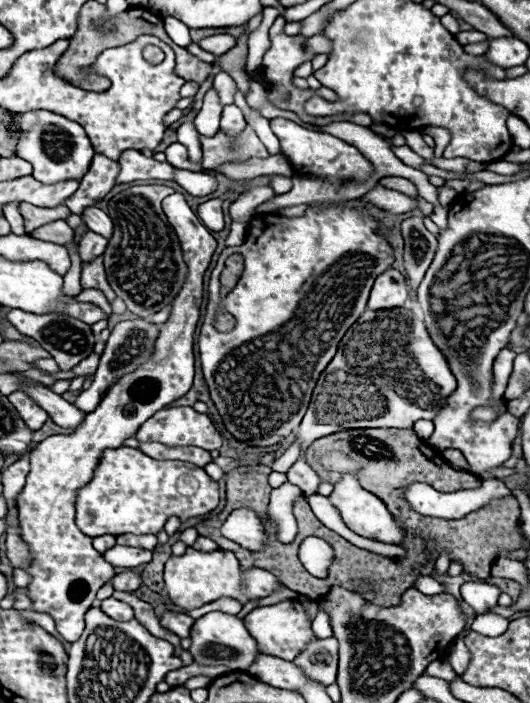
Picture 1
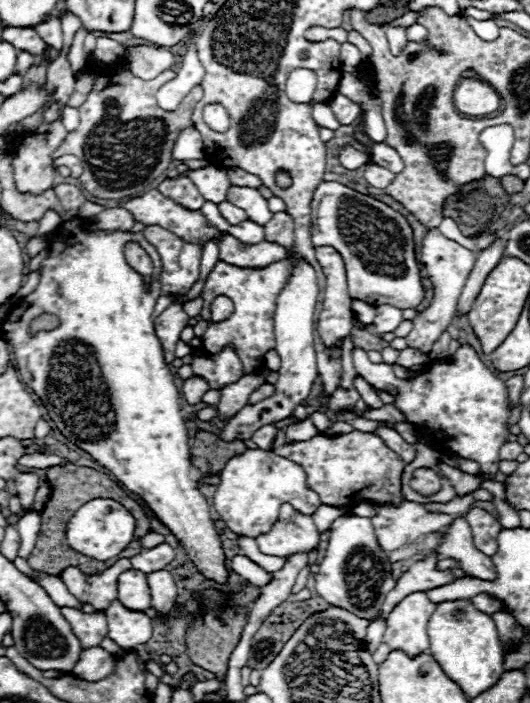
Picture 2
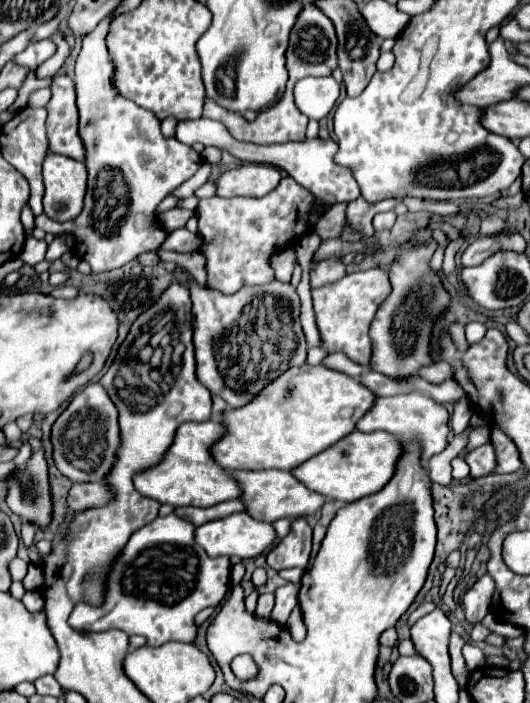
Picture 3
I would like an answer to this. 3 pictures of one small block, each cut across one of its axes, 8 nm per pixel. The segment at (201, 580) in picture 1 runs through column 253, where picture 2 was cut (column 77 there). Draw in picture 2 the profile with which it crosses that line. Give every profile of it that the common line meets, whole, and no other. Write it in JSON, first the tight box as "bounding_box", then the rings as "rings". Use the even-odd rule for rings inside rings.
{"bounding_box":[60,558,132,610],"rings":[[[120,558],[114,566],[110,566],[108,570],[104,570],[98,576],[86,578],[78,568],[68,566],[60,574],[60,578],[68,586],[70,594],[76,596],[82,604],[92,604],[96,610],[106,610],[112,604],[112,600],[116,598],[118,576],[128,568],[132,568],[130,560],[128,558]]]}

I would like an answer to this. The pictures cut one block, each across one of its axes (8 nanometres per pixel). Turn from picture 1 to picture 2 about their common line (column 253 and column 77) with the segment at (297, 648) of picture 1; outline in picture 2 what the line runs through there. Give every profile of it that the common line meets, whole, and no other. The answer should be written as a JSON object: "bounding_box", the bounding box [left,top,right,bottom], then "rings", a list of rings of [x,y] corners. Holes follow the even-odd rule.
{"bounding_box":[62,606,108,650],"rings":[[[64,606],[64,608],[62,608],[62,614],[64,614],[64,618],[70,622],[74,634],[80,638],[84,650],[86,650],[86,648],[92,648],[92,646],[98,646],[98,644],[102,642],[102,638],[106,636],[106,632],[108,632],[104,612],[84,614],[84,612],[76,610],[76,608]]]}

